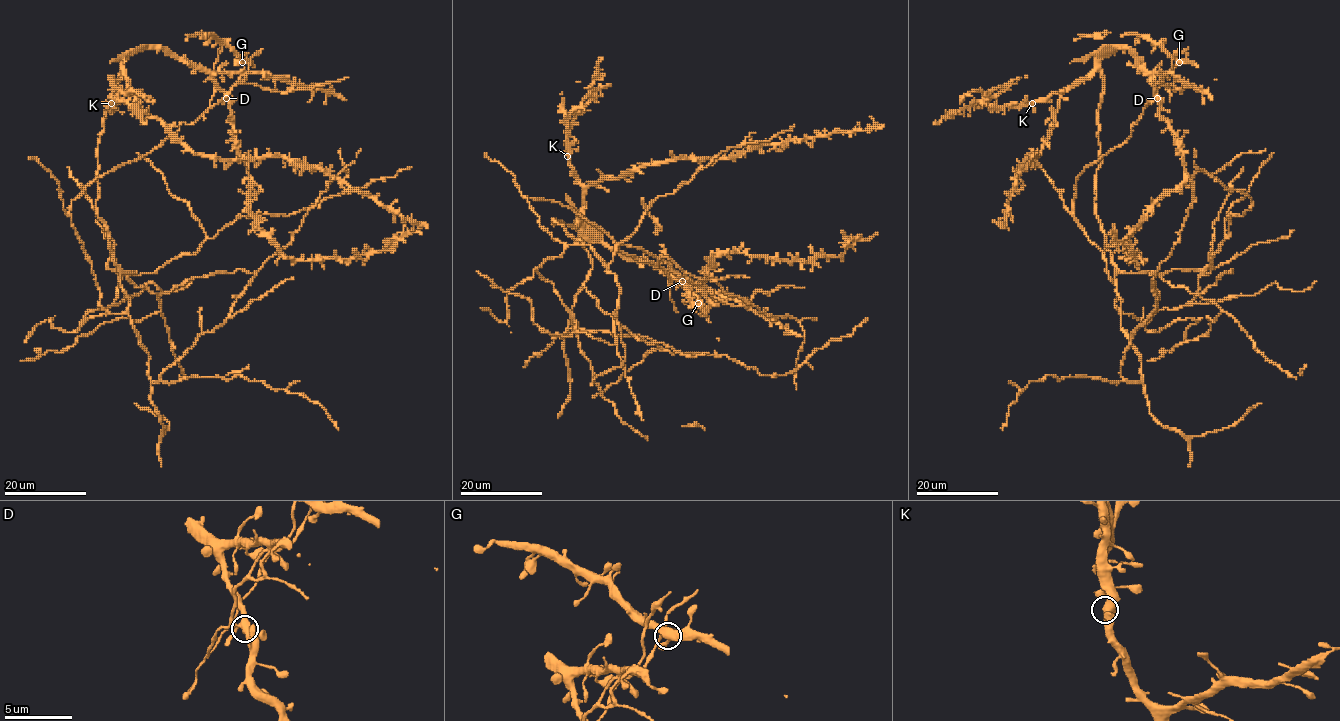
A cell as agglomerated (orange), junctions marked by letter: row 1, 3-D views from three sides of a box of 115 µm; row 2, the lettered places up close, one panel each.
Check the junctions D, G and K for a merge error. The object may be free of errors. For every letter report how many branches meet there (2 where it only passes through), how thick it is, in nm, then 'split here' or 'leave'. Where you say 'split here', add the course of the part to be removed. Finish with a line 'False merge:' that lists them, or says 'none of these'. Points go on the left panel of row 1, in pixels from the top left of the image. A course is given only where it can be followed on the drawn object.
D: 4 branches meet; 440 nm thick; leave
G: 4 branches meet; 440 nm thick; leave
K: 4 branches meet; 440 nm thick; leave
False merge: none of these

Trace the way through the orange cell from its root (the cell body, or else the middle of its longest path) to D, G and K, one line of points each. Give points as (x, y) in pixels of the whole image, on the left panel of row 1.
D: (75, 230), (71, 202), (87, 186), (149, 153), (182, 123), (195, 123), (226, 98)
G: (75, 230), (71, 202), (97, 178), (152, 151), (182, 123), (195, 123), (247, 72), (250, 57), (242, 62)
K: (75, 230), (98, 304), (123, 313), (129, 297), (96, 206), (97, 143), (122, 70), (127, 89), (111, 103)

